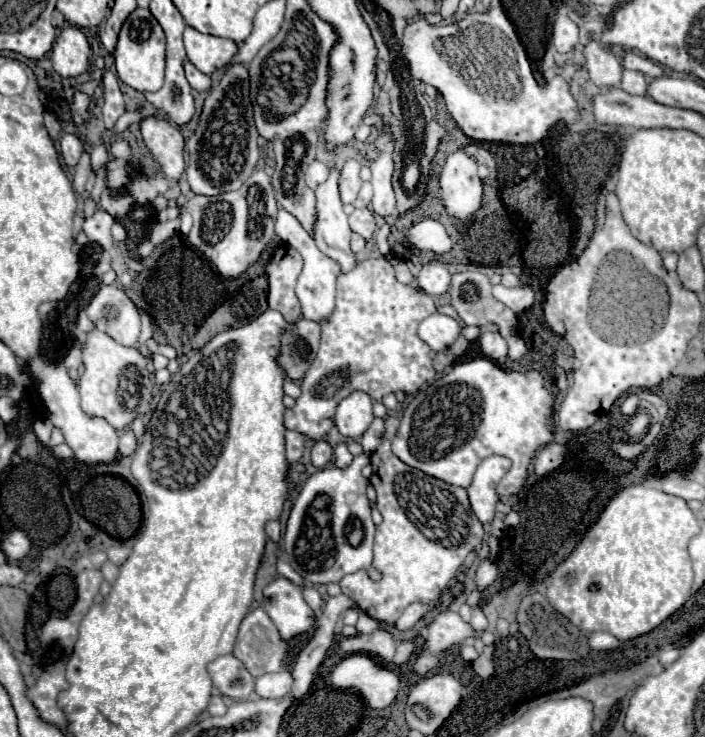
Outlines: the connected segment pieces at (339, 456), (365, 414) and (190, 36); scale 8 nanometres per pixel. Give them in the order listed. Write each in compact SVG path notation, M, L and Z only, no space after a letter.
M337 445L335 447L335 465L339 467L339 469L345 469L347 465L351 465L351 461L353 461L353 455L347 451L347 445Z
M355 391L349 397L345 397L337 405L335 413L335 425L341 435L345 437L361 437L365 429L373 421L373 411L371 411L371 397L363 391Z
M193 27L185 29L183 41L185 41L187 59L199 71L203 71L207 75L215 75L215 73L223 71L231 63L233 55L239 51L235 41L223 39L223 37L213 37L213 35L203 35L203 33L195 31Z

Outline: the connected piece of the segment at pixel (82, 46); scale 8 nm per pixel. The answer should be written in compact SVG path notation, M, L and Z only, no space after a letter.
M75 25L65 27L51 49L51 65L61 77L79 77L89 67L91 47L83 31Z

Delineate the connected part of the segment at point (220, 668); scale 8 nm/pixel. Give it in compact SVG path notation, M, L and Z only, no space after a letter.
M223 655L207 665L207 671L213 679L213 685L221 691L221 695L231 699L247 699L253 693L255 679L243 667L239 659L233 655Z

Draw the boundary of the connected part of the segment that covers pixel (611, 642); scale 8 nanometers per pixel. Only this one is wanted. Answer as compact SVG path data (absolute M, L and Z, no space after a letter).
M589 633L587 635L589 639L589 647L595 649L595 651L605 651L605 649L615 649L621 645L619 639L615 639L613 635L609 633Z

